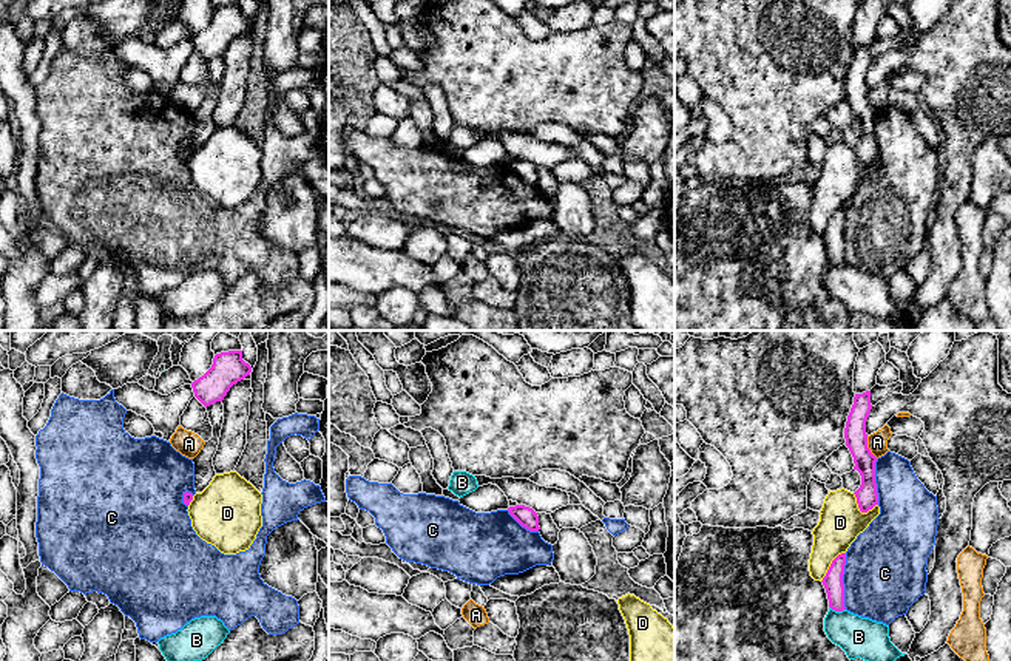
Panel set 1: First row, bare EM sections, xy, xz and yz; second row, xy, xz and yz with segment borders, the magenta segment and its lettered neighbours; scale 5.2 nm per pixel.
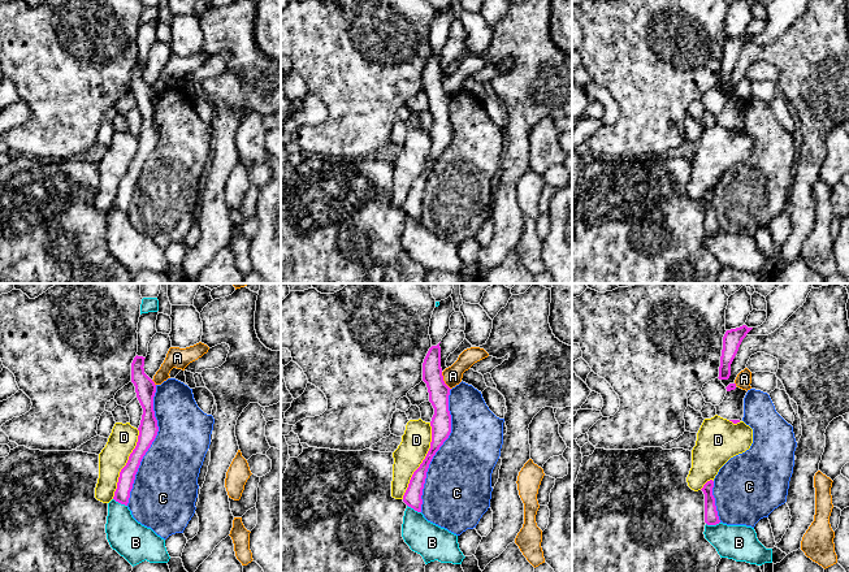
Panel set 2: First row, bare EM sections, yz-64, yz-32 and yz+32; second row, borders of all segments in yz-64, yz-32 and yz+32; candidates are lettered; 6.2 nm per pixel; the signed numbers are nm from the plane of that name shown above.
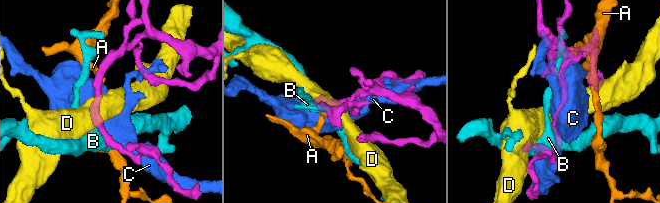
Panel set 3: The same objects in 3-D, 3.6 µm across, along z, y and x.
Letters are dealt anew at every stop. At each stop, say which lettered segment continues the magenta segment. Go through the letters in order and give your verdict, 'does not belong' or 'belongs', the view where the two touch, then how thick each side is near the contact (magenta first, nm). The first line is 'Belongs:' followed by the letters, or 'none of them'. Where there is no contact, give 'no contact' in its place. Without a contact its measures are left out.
Belongs: none of them
A: does not belong; contact in yz; calibres 120 and 110 nm
B: does not belong; contact in yz; calibres 100 and 220 nm
C: does not belong; contact in yz; calibres 100 and 420 nm
D: does not belong; contact in yz; calibres 110 and 220 nm

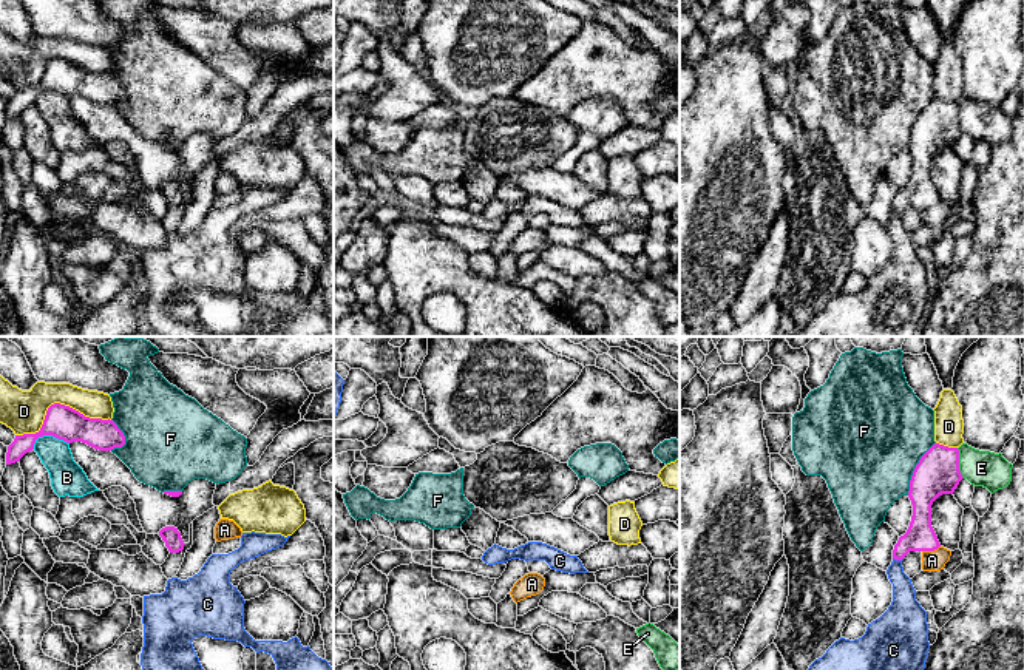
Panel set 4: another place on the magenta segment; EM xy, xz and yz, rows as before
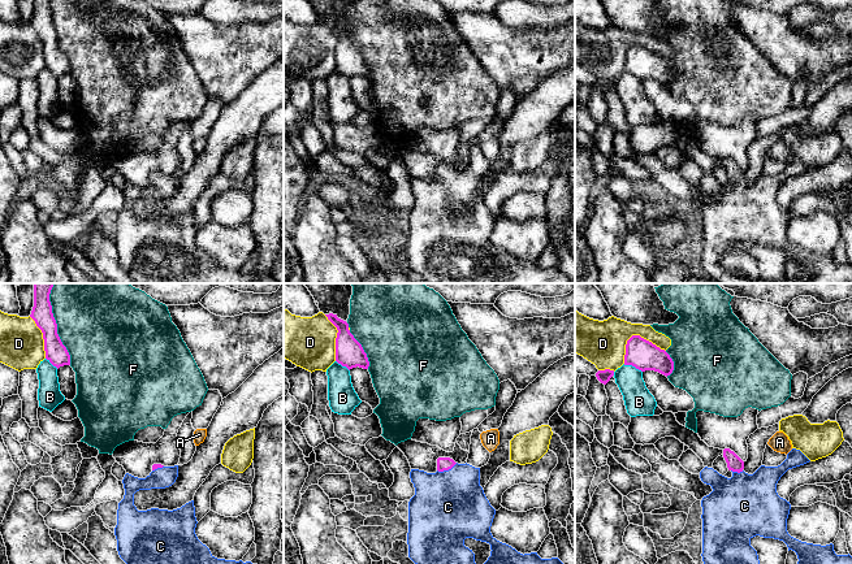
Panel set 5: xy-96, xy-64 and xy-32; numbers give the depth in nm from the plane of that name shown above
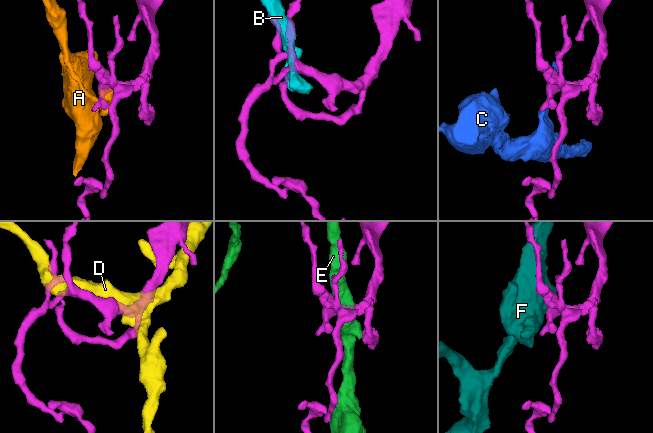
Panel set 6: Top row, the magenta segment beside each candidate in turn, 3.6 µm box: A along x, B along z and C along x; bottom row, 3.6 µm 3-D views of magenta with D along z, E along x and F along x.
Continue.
Belongs: C
A: does not belong; contact in yz; calibres 150 and 110 nm
B: does not belong; contact in xy; calibres 180 and 180 nm
C: belongs; contact in yz; calibres 150 and 140 nm
D: does not belong; contact in xy; calibres 180 and 220 nm
E: does not belong; contact in yz; calibres 220 and 190 nm
F: does not belong; contact in yz; calibres 220 and 500 nm

